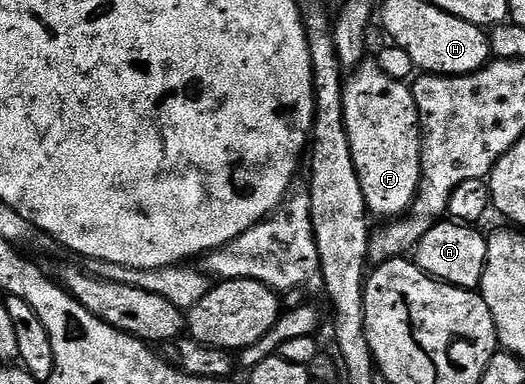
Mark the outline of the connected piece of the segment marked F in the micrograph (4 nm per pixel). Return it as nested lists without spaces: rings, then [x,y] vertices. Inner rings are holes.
[[[366,58],[348,73],[344,81],[343,90],[343,114],[345,115],[345,125],[347,126],[347,138],[351,142],[351,158],[355,162],[355,174],[359,174],[359,186],[363,190],[365,204],[369,207],[370,213],[374,217],[385,216],[381,218],[400,218],[408,212],[417,199],[417,194],[421,190],[421,115],[417,109],[417,103],[413,97],[412,87],[406,81],[396,80],[383,72],[377,64],[376,59]]]

